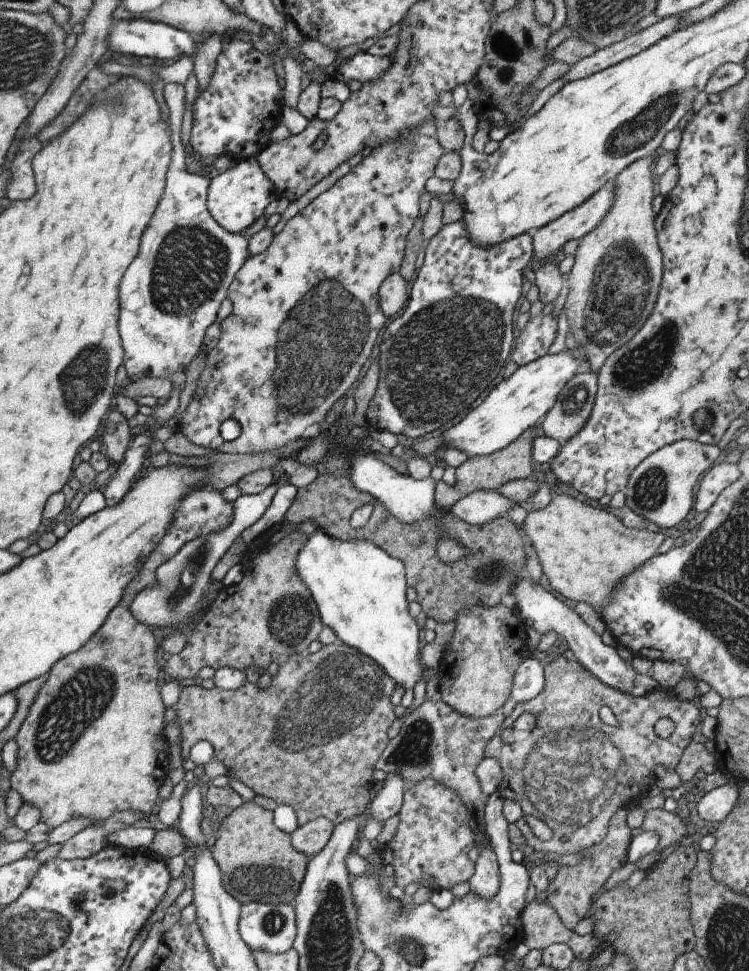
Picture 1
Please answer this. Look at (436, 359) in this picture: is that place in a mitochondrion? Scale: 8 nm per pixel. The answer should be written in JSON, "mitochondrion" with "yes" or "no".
{"mitochondrion":"yes"}

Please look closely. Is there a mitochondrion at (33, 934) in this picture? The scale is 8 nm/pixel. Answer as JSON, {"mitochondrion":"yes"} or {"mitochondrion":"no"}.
{"mitochondrion":"yes"}

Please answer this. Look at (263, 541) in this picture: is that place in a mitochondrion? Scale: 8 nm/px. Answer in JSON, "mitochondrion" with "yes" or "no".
{"mitochondrion":"no"}

